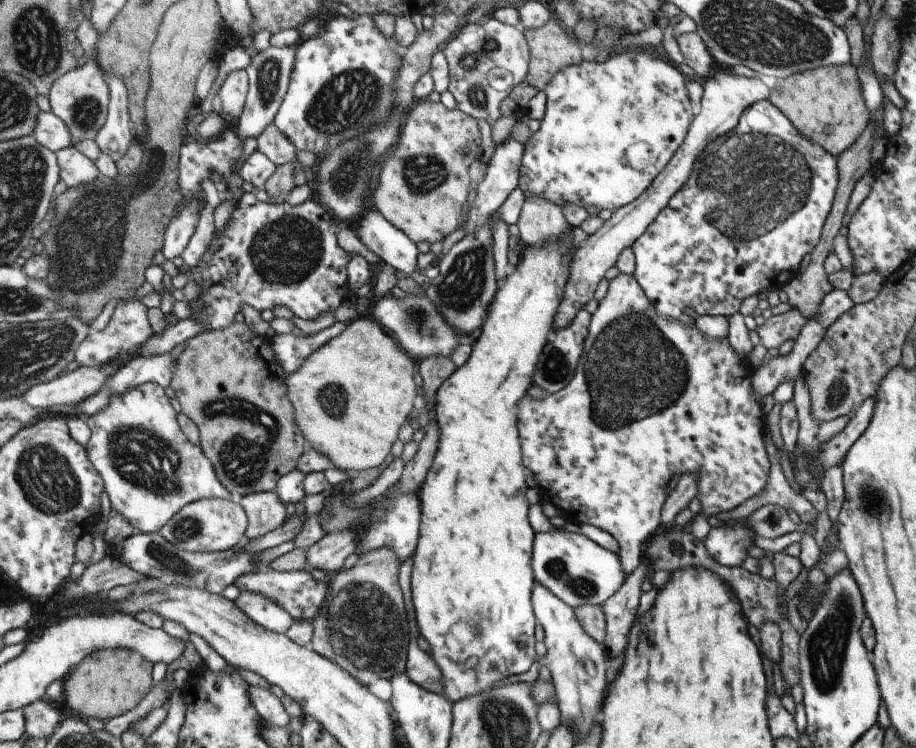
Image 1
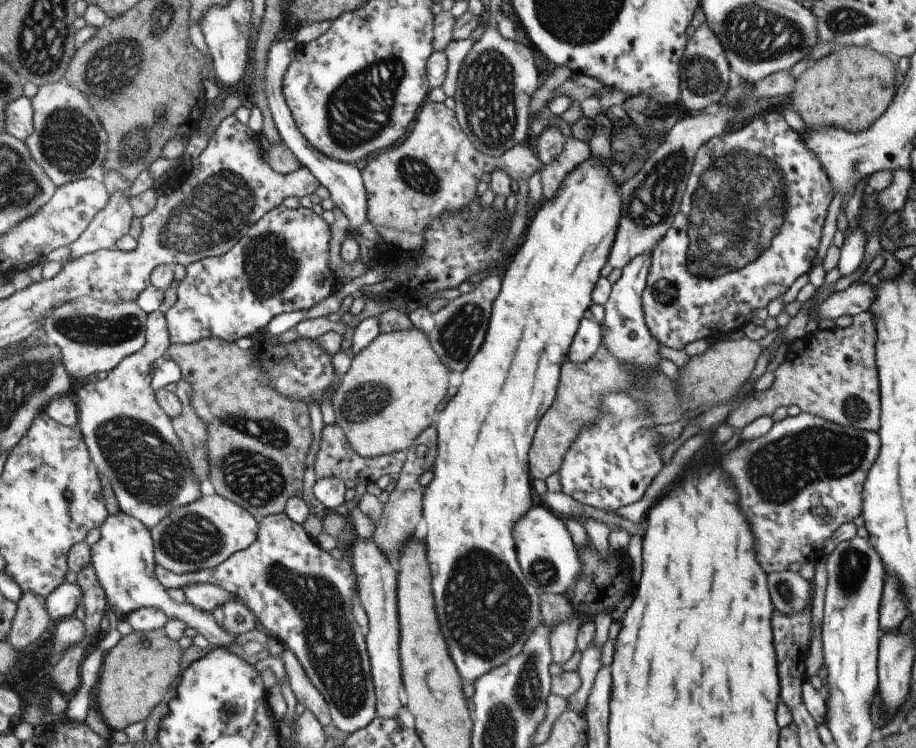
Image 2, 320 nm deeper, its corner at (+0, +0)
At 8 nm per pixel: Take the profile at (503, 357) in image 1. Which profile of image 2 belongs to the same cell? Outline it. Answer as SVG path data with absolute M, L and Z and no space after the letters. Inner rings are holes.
M589 155L583 162L575 165L571 172L561 181L555 194L550 199L541 200L536 211L531 215L531 222L523 232L518 245L515 248L517 254L511 258L507 264L503 278L501 278L501 290L499 296L491 304L491 318L489 318L489 330L487 336L479 348L479 354L471 358L467 364L465 372L461 372L461 384L457 388L457 394L447 402L447 406L437 414L437 458L433 464L433 480L426 484L422 490L422 517L426 524L426 534L422 539L426 548L426 559L431 571L431 588L432 599L434 600L434 611L438 620L438 625L445 639L451 660L457 669L459 678L465 684L471 684L478 676L484 672L490 671L500 664L503 664L508 658L515 656L523 646L524 640L531 634L537 624L541 621L539 616L536 588L533 588L527 579L523 576L521 569L516 561L514 542L511 536L512 524L523 513L531 508L534 504L531 499L533 492L529 484L529 472L527 472L527 448L533 436L533 430L539 422L539 418L545 414L555 396L557 380L559 380L559 366L565 360L567 348L571 344L571 338L574 337L579 321L582 319L583 312L588 309L592 303L590 294L597 279L601 277L601 267L606 263L614 236L617 230L618 218L620 215L620 184L615 183L615 173L620 171L619 164L613 162L613 156L610 164L603 163L599 157Z

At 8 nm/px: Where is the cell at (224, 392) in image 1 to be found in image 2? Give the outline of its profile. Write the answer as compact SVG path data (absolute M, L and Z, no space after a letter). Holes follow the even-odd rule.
M207 338L199 343L171 344L170 359L179 364L183 379L193 386L191 406L207 424L209 440L209 480L220 496L245 508L257 521L283 513L291 498L303 490L307 456L313 446L313 430L307 403L287 398L271 386L271 378L253 348L242 350L236 342Z

